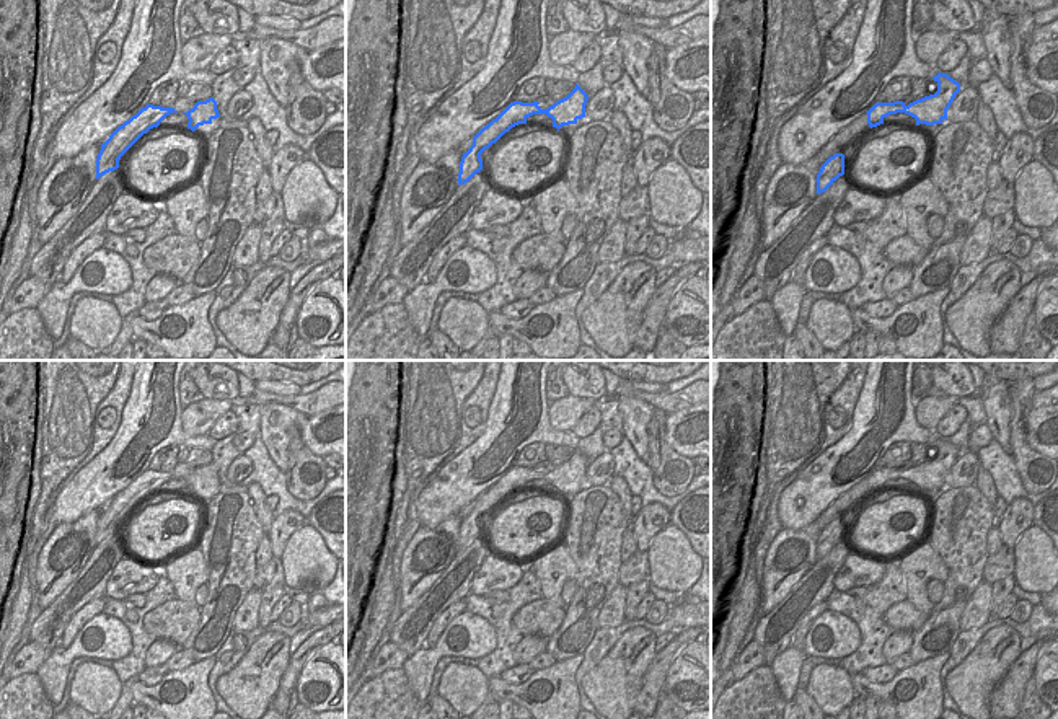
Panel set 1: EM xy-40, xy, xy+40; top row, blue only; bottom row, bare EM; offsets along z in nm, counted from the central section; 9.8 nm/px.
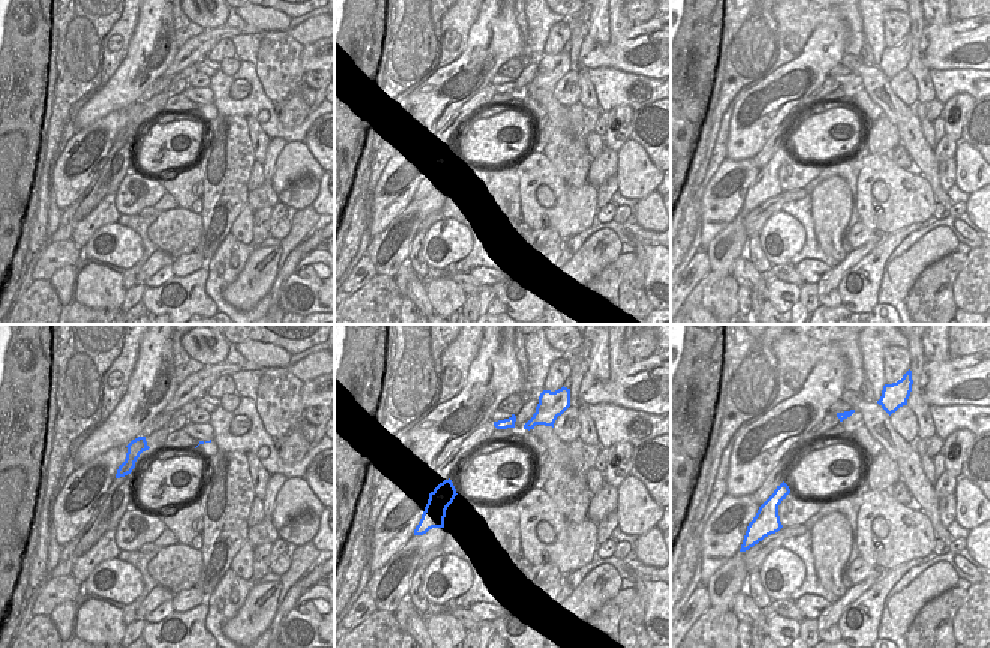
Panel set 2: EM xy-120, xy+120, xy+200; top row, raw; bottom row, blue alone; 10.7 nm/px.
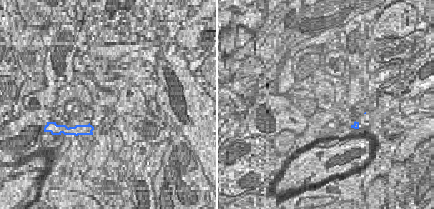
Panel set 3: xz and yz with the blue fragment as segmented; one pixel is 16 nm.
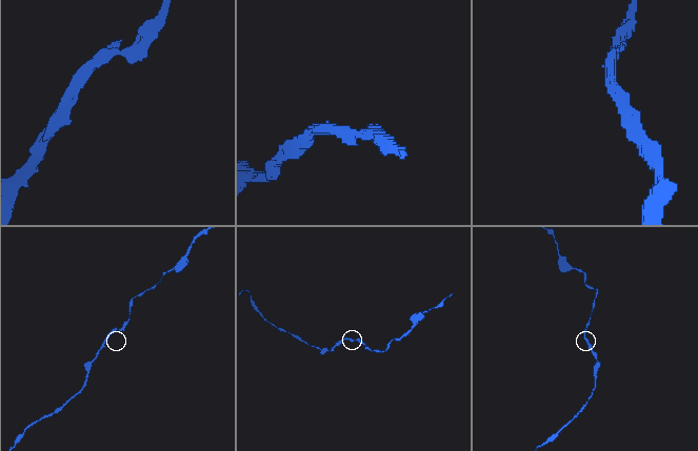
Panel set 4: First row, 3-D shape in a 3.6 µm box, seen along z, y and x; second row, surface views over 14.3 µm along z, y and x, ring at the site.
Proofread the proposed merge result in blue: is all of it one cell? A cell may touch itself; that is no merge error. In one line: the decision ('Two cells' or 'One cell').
One cell

